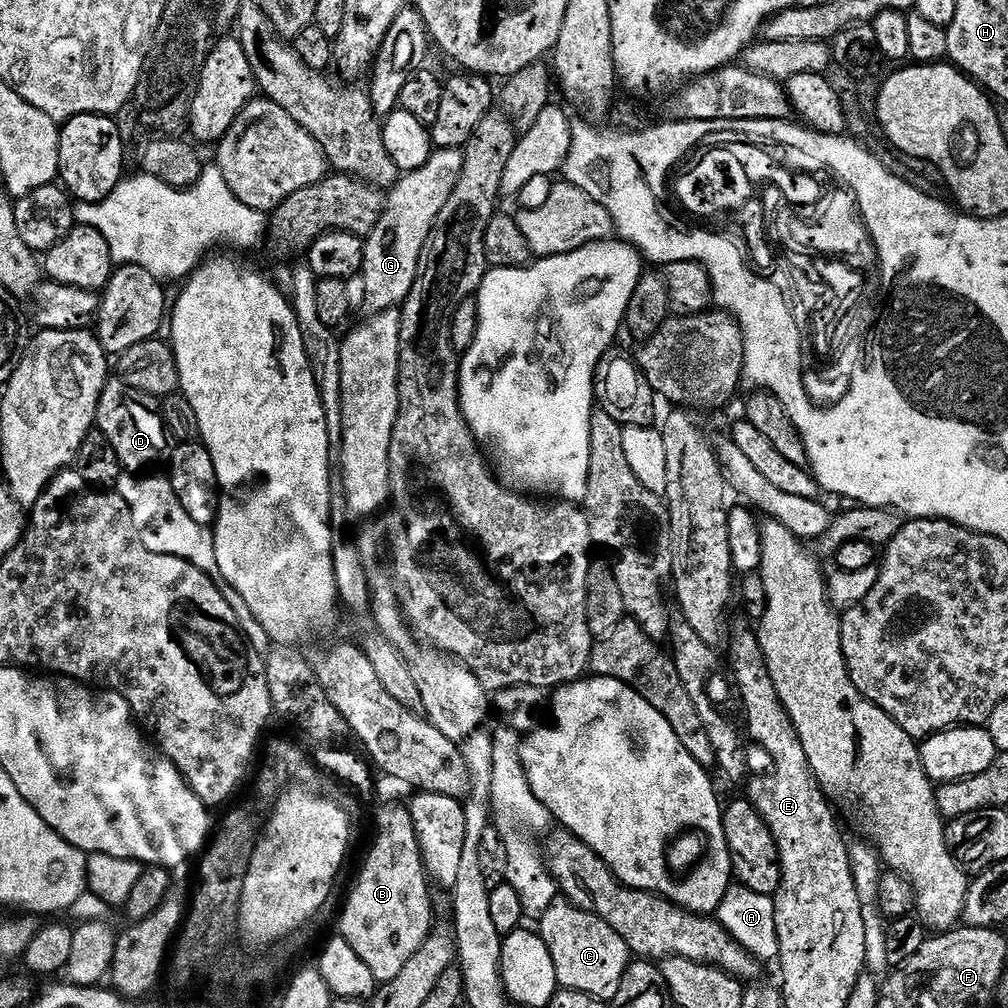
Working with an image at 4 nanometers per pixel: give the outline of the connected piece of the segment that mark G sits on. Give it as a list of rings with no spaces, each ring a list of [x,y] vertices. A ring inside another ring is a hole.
[[[442,148],[433,151],[432,157],[422,166],[413,172],[405,172],[400,179],[396,181],[394,187],[387,193],[384,216],[378,222],[376,229],[372,231],[371,236],[367,237],[364,248],[364,285],[368,300],[380,300],[381,309],[396,308],[403,305],[412,292],[412,287],[417,276],[420,275],[422,261],[426,256],[426,249],[434,235],[434,229],[442,214],[442,206],[450,202],[458,182],[462,178],[465,153],[460,148]]]

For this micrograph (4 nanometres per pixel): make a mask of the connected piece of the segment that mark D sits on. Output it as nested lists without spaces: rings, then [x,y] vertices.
[[[109,379],[100,399],[99,417],[108,416],[106,435],[112,448],[118,454],[121,465],[133,473],[156,470],[159,464],[167,465],[173,451],[173,441],[168,441],[168,428],[159,416],[161,401],[155,396],[147,396],[134,390],[123,379]]]

